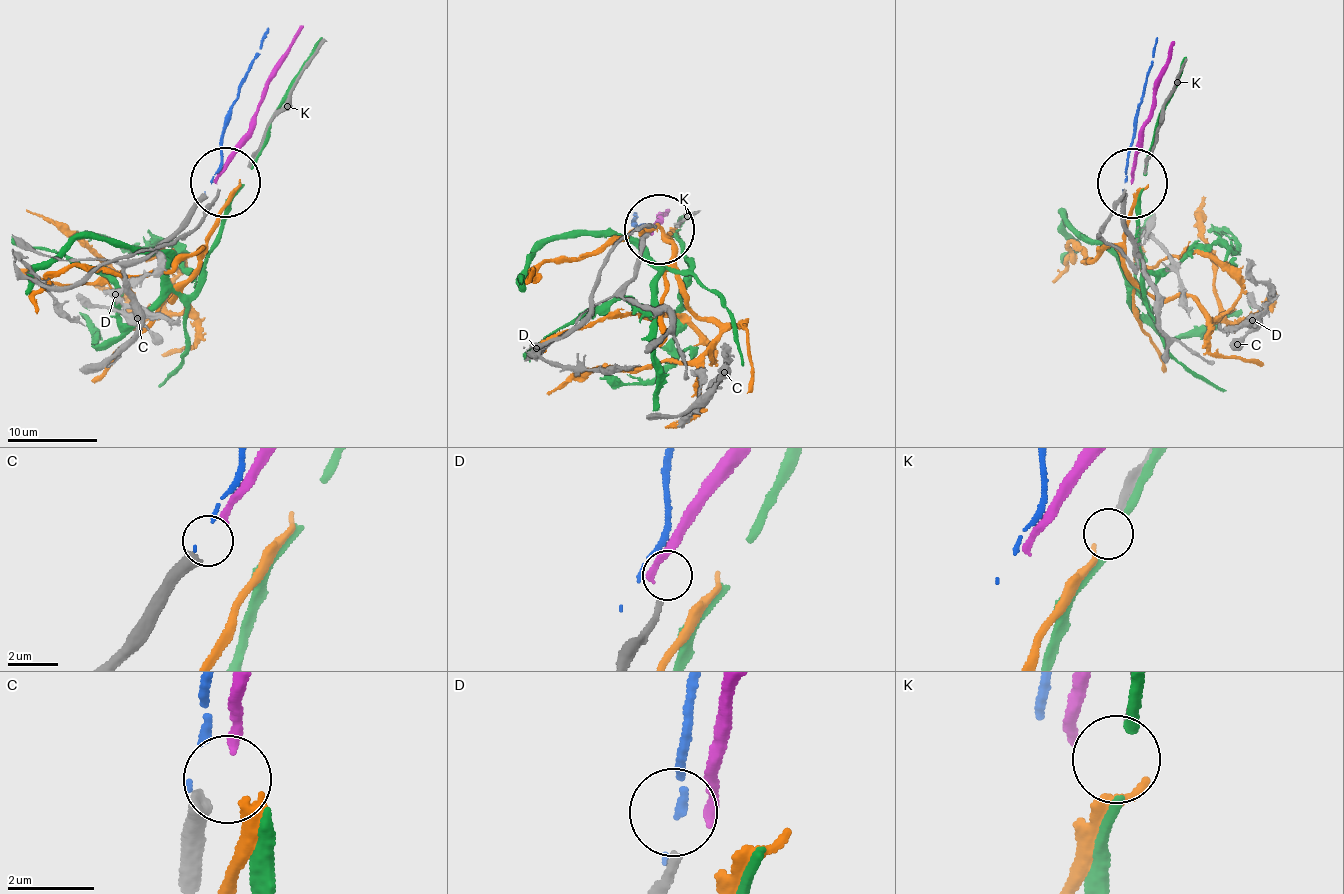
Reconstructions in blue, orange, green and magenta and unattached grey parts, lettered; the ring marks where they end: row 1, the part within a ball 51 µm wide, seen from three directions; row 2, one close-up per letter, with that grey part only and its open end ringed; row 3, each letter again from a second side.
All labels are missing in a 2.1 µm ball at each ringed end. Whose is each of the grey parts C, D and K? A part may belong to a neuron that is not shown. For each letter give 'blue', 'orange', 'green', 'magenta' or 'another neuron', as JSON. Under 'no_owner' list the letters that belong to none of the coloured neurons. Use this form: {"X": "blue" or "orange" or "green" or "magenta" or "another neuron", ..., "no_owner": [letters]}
{"C": "magenta", "D": "another neuron", "K": "orange", "no_owner": ["D"]}

